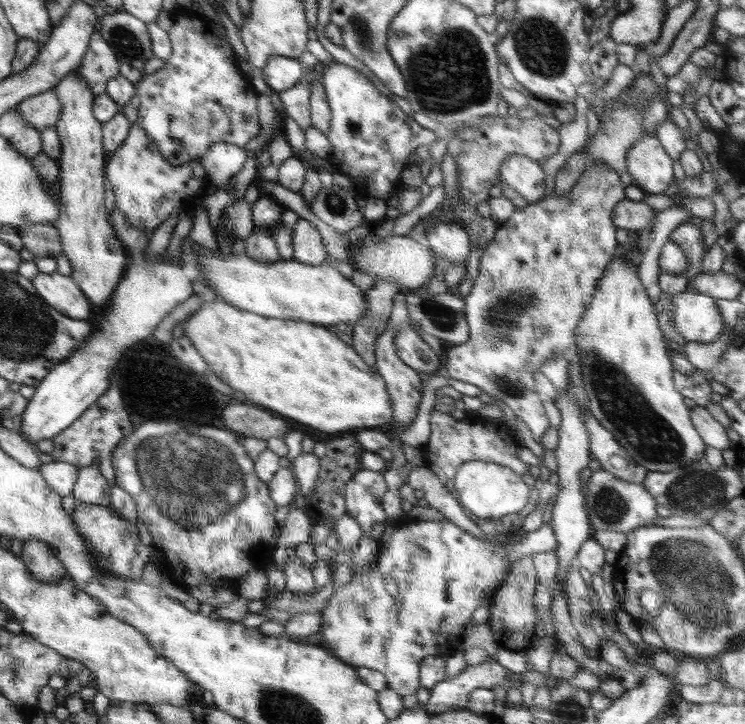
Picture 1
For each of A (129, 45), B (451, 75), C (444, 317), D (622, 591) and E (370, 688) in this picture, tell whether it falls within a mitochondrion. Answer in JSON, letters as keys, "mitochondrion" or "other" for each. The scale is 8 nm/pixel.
{"A":"mitochondrion","B":"mitochondrion","C":"mitochondrion","D":"other","E":"other"}

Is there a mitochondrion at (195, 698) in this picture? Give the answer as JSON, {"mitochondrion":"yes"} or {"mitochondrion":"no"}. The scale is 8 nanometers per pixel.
{"mitochondrion":"no"}

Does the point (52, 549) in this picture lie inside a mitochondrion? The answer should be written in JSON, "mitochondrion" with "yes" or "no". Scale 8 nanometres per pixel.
{"mitochondrion":"no"}

